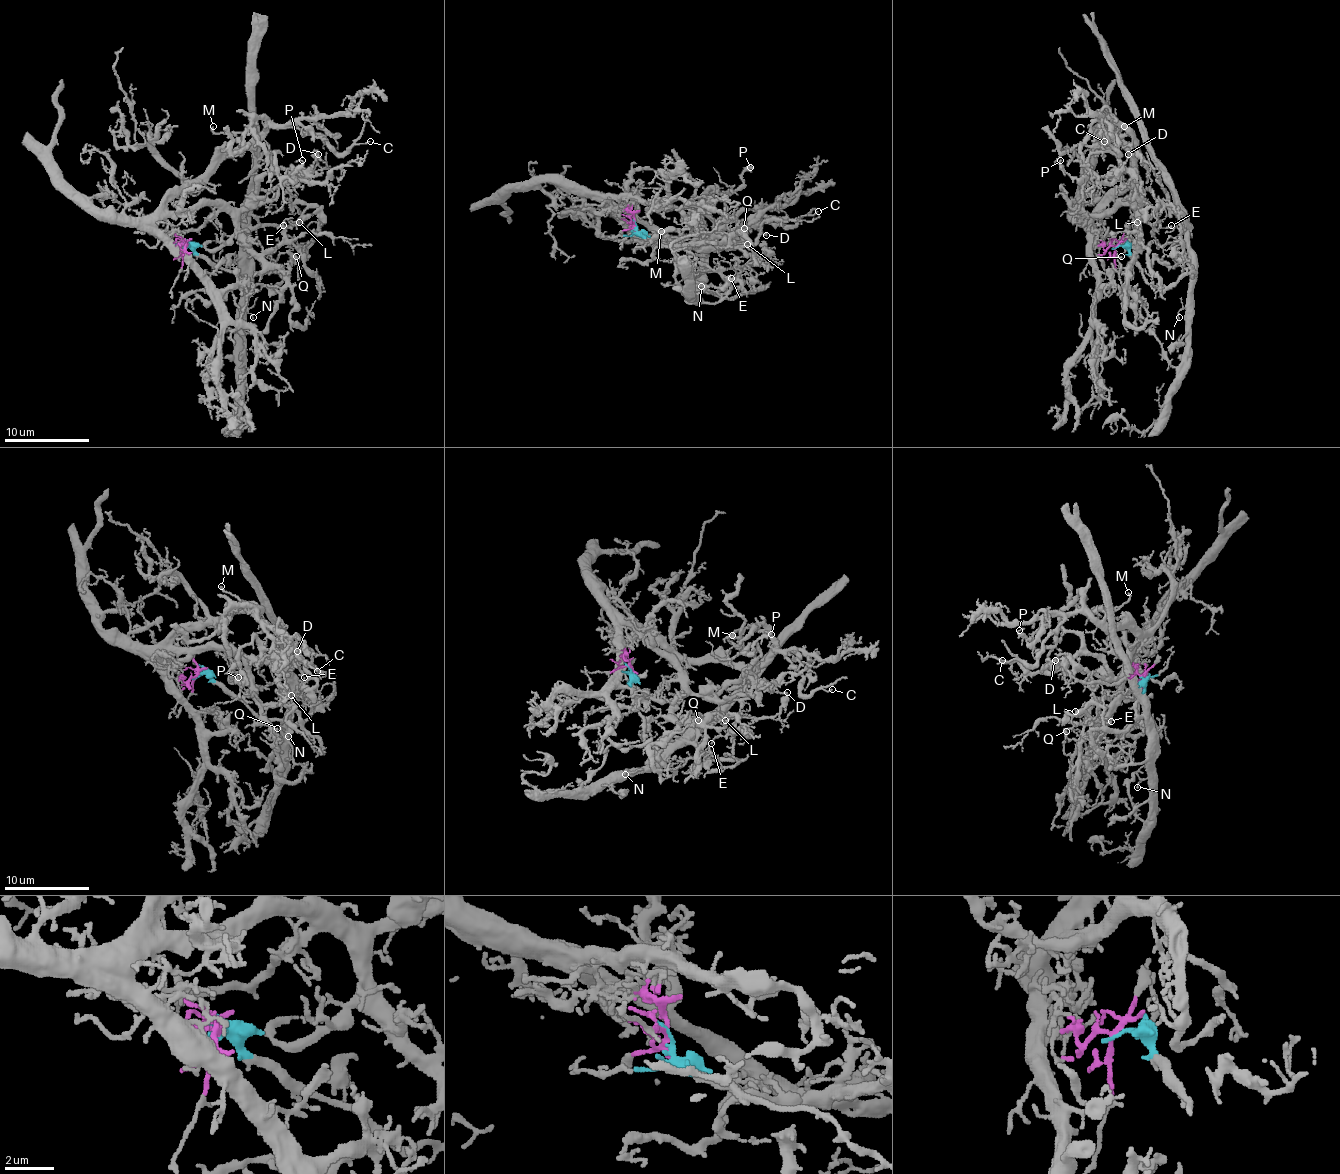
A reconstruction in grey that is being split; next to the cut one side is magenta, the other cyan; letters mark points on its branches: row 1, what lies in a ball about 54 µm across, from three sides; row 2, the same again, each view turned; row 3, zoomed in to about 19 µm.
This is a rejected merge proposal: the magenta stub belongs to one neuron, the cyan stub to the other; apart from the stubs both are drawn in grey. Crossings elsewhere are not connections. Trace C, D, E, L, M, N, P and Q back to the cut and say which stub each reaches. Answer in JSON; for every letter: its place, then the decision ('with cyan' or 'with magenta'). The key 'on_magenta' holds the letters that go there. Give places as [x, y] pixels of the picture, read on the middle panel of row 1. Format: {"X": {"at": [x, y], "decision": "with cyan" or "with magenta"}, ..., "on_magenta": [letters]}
{"C": {"at": [818, 211], "decision": "with magenta"}, "D": {"at": [766, 235], "decision": "with magenta"}, "E": {"at": [731, 278], "decision": "with cyan"}, "L": {"at": [747, 244], "decision": "with magenta"}, "M": {"at": [661, 231], "decision": "with magenta"}, "N": {"at": [701, 286], "decision": "with cyan"}, "P": {"at": [750, 167], "decision": "with magenta"}, "Q": {"at": [744, 228], "decision": "with magenta"}, "on_magenta": ["C", "D", "L", "M", "P", "Q"]}

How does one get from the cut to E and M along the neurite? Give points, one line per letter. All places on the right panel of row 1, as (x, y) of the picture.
E: (1117, 247), (1149, 284), (1171, 286), (1186, 271), (1169, 243), (1184, 213), (1158, 203), (1171, 226)
M: (1115, 247), (1107, 247), (1100, 235), (1100, 217), (1109, 203), (1132, 179), (1135, 136), (1124, 126)

